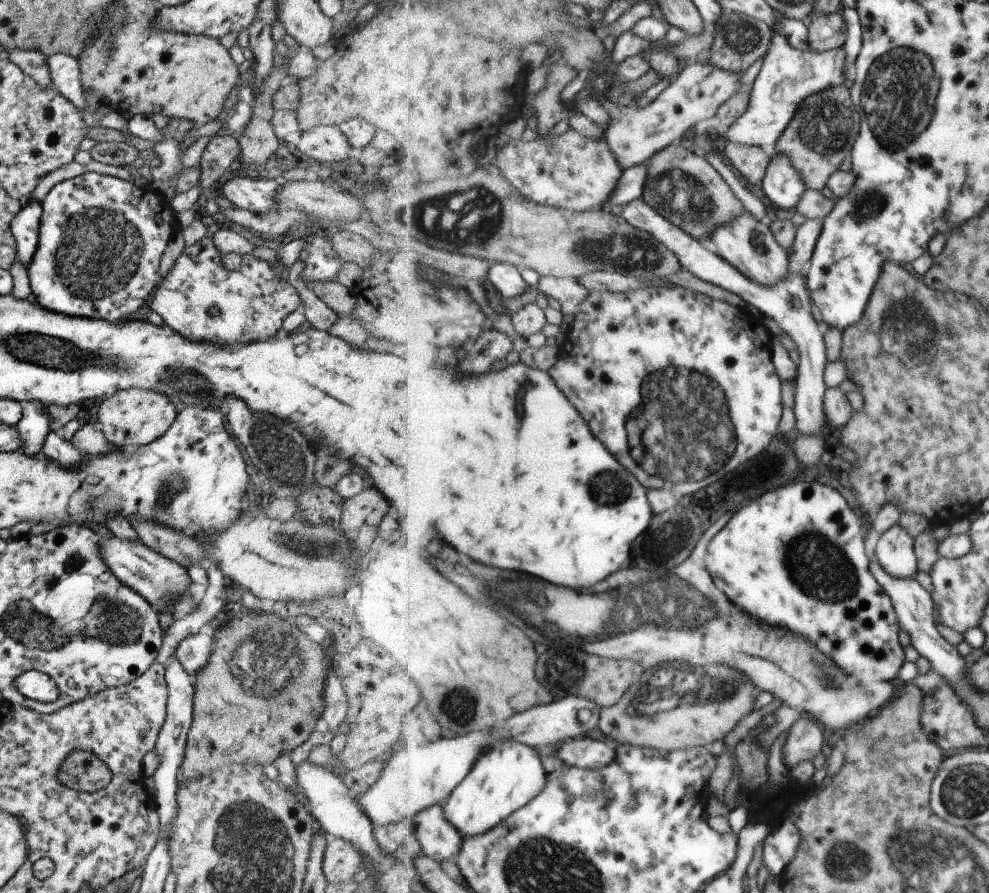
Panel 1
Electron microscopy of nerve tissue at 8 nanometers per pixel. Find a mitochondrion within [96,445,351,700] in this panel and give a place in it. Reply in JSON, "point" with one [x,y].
{"point":[320,549]}

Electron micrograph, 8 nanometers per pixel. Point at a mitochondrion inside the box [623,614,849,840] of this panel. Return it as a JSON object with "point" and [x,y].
{"point":[663,698]}

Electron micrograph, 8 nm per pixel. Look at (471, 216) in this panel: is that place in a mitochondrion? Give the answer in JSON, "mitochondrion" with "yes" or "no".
{"mitochondrion":"yes"}

